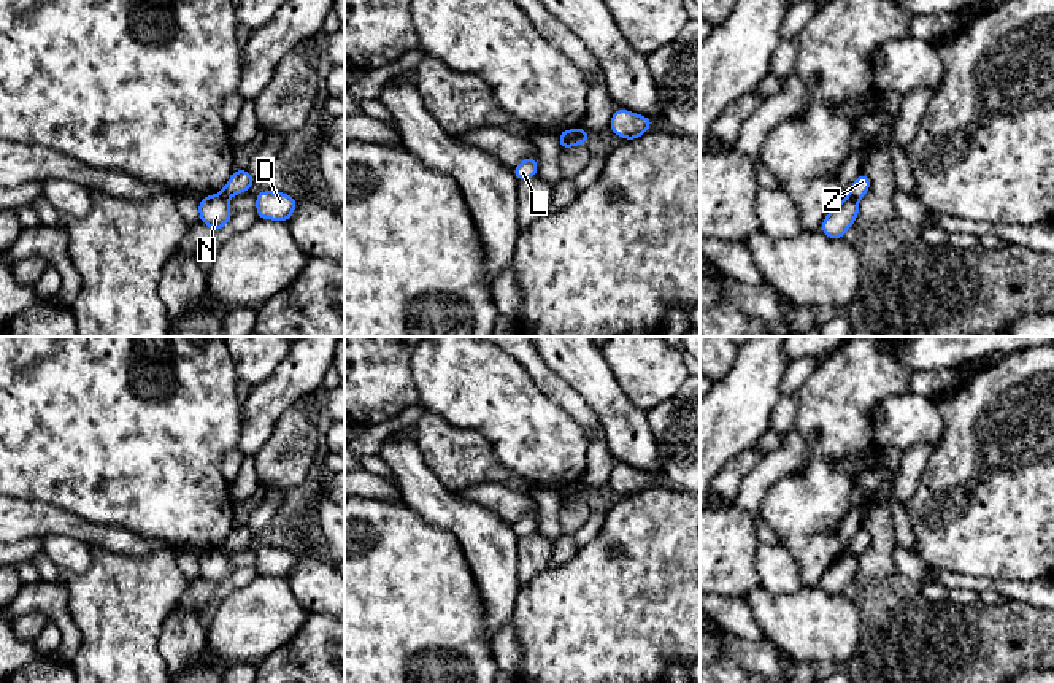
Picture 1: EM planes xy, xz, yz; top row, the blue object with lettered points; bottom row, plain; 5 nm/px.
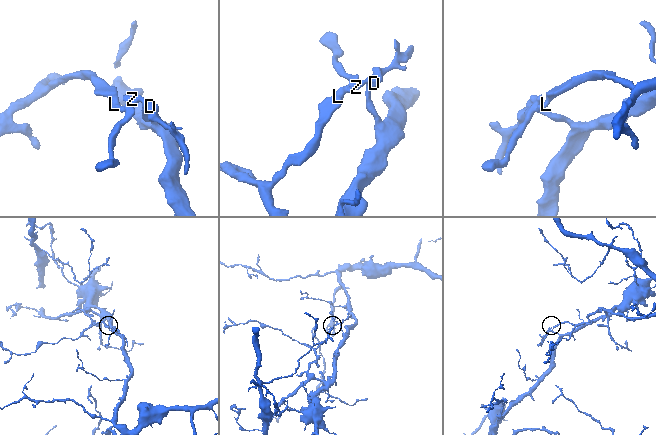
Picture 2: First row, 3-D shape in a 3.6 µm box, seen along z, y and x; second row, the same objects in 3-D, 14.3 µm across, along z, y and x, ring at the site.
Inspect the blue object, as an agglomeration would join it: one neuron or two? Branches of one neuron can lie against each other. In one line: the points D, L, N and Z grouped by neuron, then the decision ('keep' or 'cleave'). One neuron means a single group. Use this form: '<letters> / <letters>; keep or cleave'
D Z / L N; cleave

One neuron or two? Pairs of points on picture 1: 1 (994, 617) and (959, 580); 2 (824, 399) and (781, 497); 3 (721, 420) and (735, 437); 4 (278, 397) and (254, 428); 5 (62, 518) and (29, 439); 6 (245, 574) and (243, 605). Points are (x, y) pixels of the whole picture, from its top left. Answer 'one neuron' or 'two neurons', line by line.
1: two neurons
2: one neuron
3: one neuron
4: one neuron
5: two neurons
6: two neurons

